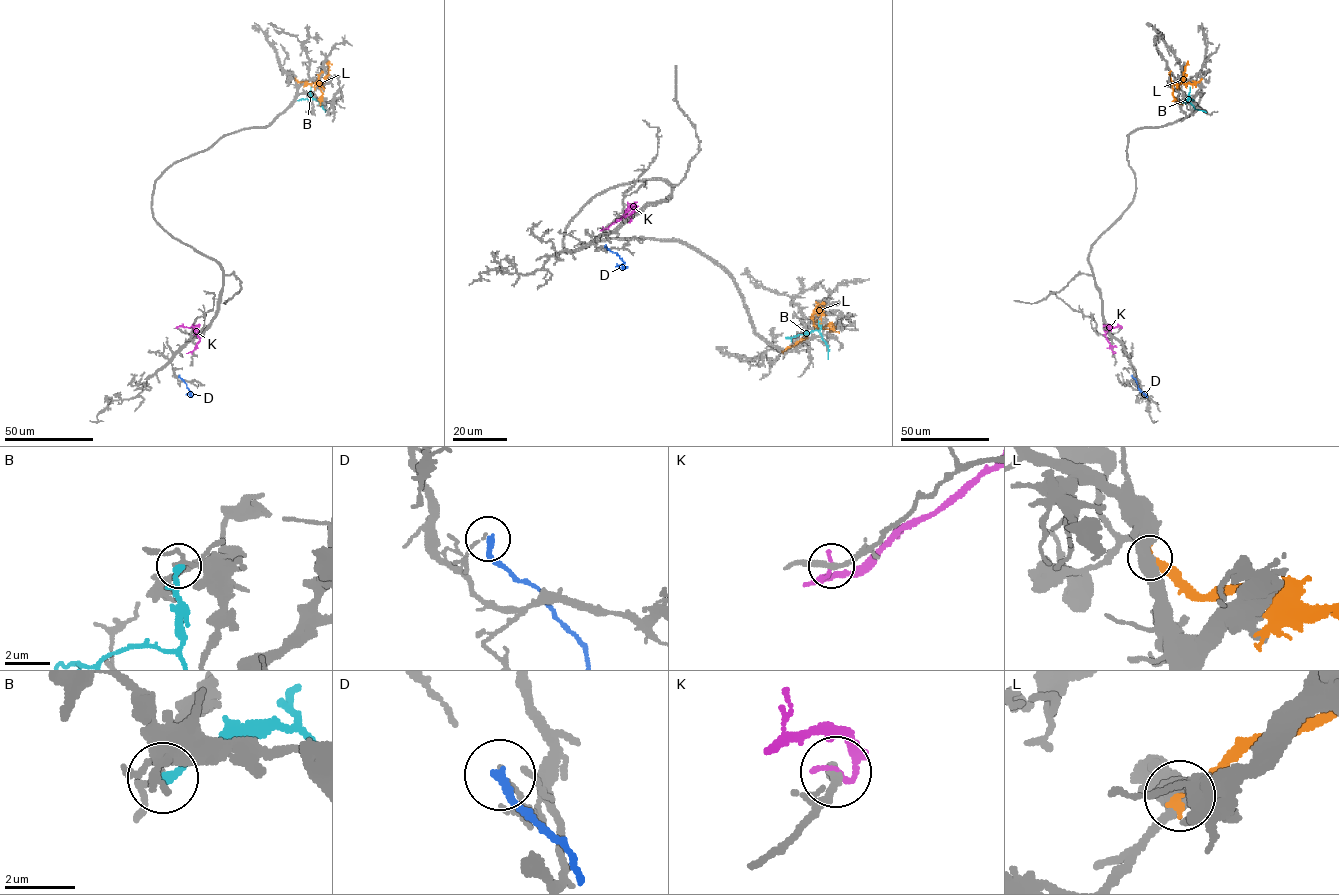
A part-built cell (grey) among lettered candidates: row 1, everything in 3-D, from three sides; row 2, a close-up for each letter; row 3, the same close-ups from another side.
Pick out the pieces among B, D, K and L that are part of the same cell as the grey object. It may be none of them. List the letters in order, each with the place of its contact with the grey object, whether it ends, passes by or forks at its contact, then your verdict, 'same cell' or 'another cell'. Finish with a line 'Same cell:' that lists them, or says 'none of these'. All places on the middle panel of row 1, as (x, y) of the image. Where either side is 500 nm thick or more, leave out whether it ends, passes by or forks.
B: (819, 320) | it ends | another cell
D: (605, 245) | it ends | another cell
K: (603, 228) | it ends | another cell
L: (782, 351) | it ends | another cell
Same cell: none of these

